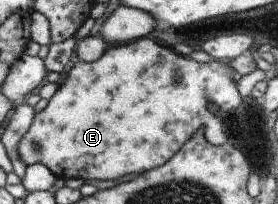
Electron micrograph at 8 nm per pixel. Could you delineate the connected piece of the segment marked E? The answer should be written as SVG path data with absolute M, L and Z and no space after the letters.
M148 37L108 46L104 53L102 53L102 57L98 57L96 61L88 63L78 60L66 74L67 78L64 79L64 83L47 100L46 106L42 111L32 115L30 127L22 135L22 139L18 141L18 147L16 147L18 159L25 166L39 163L40 165L44 165L46 169L49 169L57 178L60 177L64 180L76 178L83 179L83 181L116 181L118 177L124 177L124 175L136 175L136 173L148 171L152 167L158 167L158 165L166 163L184 145L184 141L188 141L196 132L202 133L202 137L209 144L213 146L222 145L228 141L222 130L222 119L228 111L232 111L234 107L238 107L242 102L236 90L236 82L232 79L230 65L227 66L218 61L196 62L189 57L178 54L173 49L157 45Z

